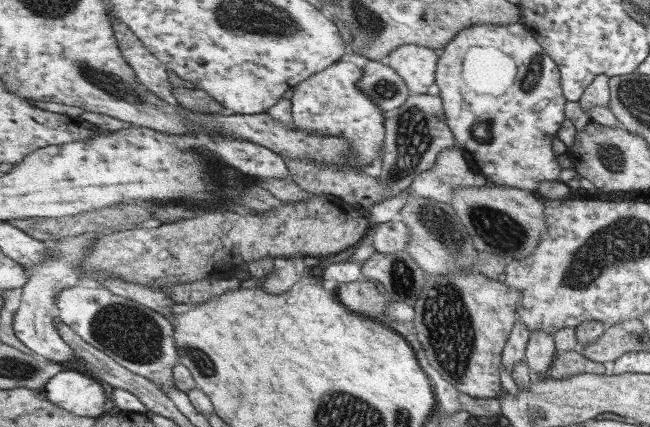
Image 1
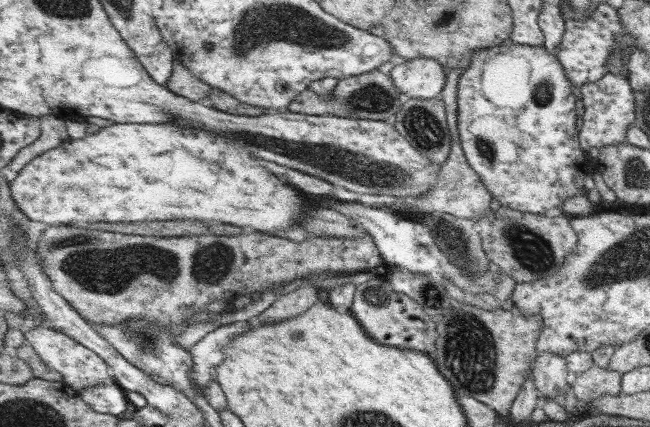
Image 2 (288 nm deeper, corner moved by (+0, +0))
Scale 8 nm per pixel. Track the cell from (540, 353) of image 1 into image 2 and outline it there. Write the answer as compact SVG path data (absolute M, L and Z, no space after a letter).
M539 352L531 362L531 376L535 388L539 390L539 396L547 396L555 402L569 388L571 378L565 358L555 352Z

